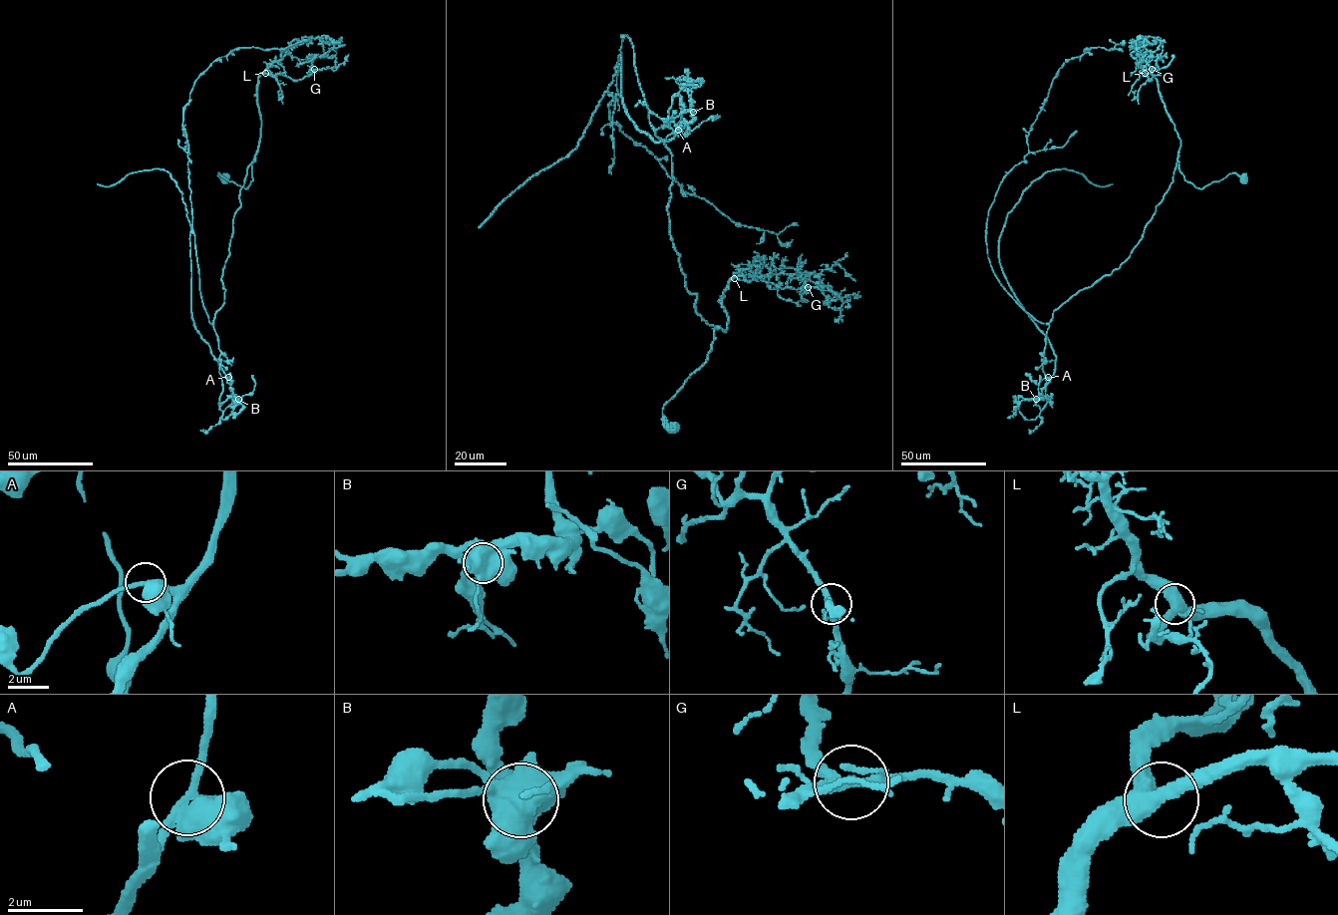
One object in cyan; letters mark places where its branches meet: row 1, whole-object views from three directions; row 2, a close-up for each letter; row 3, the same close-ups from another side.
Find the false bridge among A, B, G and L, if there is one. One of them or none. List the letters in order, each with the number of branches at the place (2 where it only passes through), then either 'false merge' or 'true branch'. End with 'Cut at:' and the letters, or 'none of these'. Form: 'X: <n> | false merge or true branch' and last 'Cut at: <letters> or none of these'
A: 3 | true branch
B: 5 | false merge
G: 4 | true branch
L: 3 | true branch
Cut at: B

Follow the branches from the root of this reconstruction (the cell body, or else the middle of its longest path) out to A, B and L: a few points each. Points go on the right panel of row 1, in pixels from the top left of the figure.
A: (1243, 179), (1231, 173), (1195, 187), (1177, 159), (1130, 255), (1053, 312), (1040, 411), (1048, 377)
B: (1243, 179), (1231, 173), (1195, 187), (1177, 159), (1172, 182), (1130, 255), (1053, 312), (1041, 411), (1036, 400)
L: (1243, 179), (1229, 173), (1201, 188), (1185, 179), (1177, 159), (1180, 140), (1158, 80), (1145, 73)

